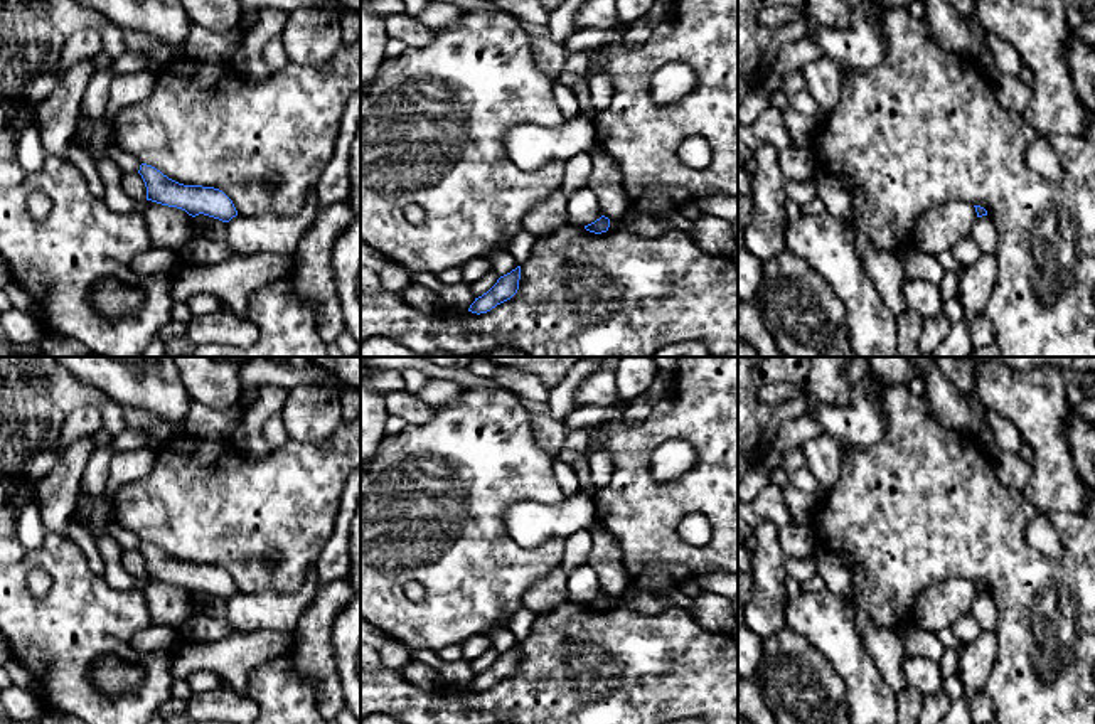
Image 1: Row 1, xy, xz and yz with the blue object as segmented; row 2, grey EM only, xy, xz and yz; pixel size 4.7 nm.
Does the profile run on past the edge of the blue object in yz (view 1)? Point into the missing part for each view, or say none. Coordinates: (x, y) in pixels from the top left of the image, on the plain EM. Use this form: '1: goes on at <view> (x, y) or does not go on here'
1: does not go on here

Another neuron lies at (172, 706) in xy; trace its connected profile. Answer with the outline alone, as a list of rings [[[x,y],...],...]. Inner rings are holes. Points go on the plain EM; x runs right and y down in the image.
[[[170,697],[163,704],[158,705],[155,716],[162,721],[167,721],[172,716],[184,714],[187,709],[187,699]]]

